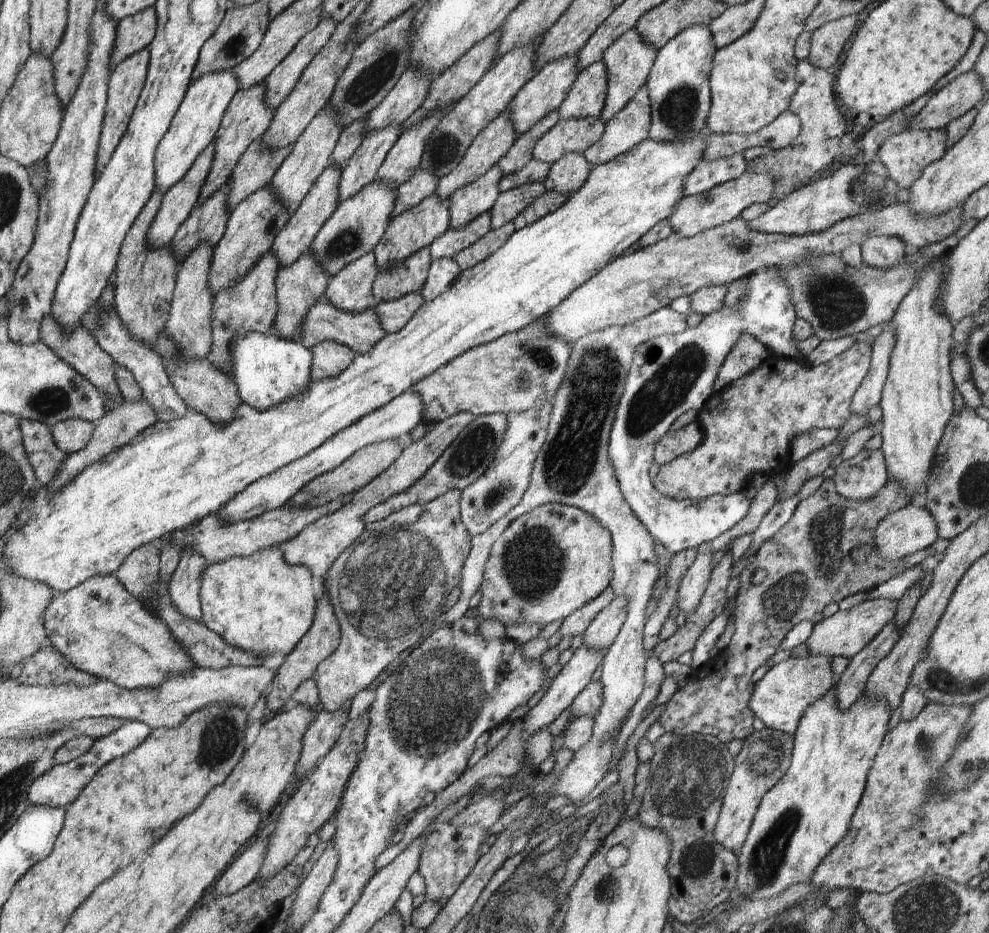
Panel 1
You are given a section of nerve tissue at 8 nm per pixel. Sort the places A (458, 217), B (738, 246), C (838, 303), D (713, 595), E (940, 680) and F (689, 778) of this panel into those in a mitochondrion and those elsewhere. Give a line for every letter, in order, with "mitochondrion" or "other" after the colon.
A: other
B: mitochondrion
C: mitochondrion
D: other
E: mitochondrion
F: mitochondrion

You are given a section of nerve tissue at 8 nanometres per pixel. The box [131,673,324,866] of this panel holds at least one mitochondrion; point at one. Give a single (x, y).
(220, 736)

